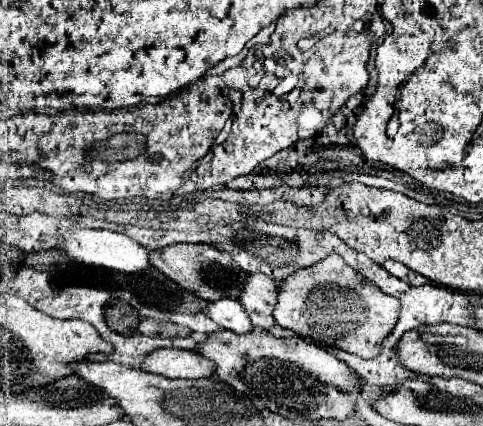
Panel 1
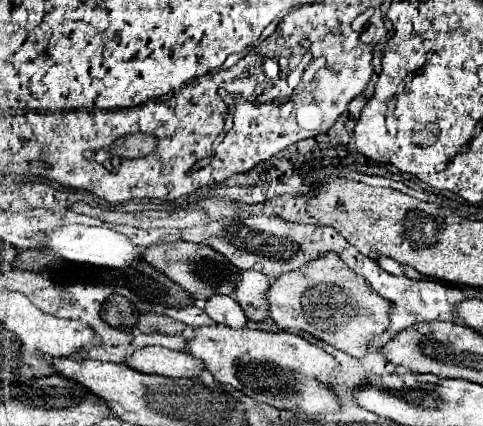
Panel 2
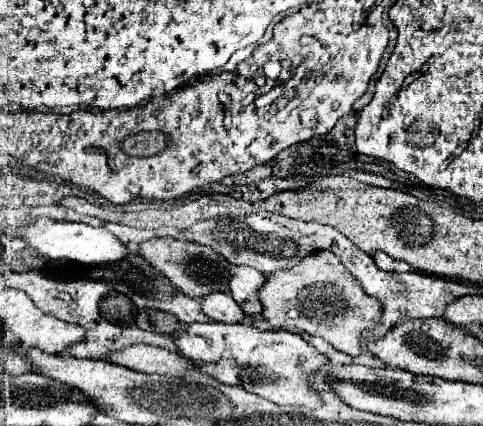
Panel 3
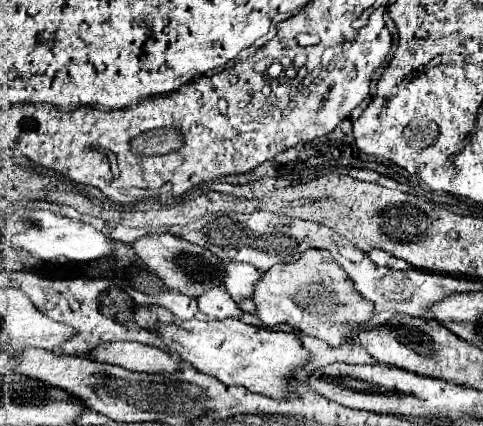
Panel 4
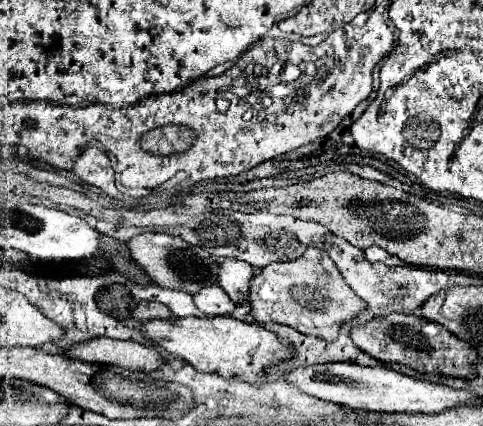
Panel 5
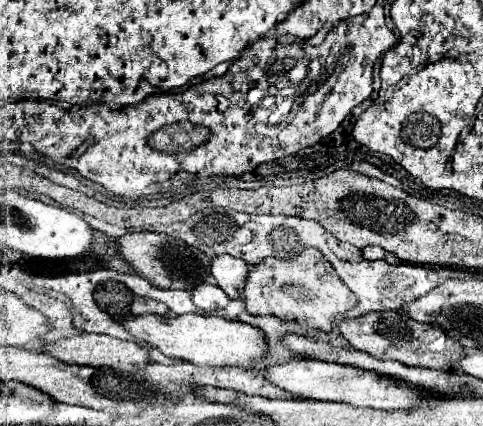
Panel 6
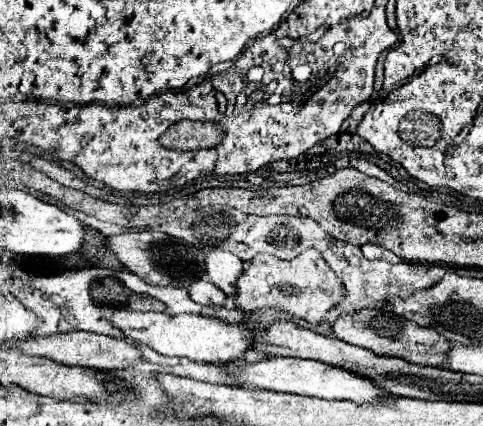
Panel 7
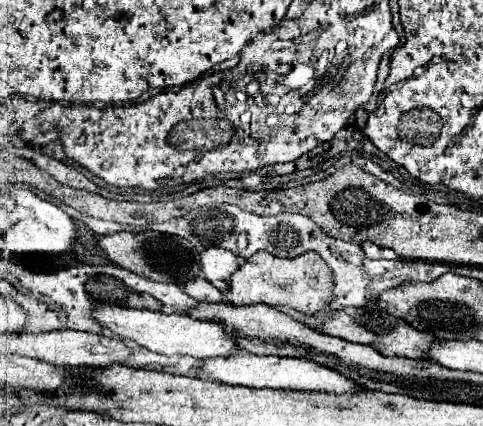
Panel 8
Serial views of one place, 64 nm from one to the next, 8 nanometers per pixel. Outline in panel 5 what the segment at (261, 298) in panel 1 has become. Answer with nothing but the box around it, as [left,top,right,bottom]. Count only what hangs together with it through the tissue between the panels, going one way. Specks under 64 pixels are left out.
[218,258,254,306]

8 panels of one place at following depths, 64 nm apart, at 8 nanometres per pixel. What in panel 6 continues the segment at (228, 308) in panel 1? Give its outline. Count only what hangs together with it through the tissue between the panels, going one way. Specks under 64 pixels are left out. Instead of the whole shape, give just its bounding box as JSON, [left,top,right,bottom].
[192,284,230,310]

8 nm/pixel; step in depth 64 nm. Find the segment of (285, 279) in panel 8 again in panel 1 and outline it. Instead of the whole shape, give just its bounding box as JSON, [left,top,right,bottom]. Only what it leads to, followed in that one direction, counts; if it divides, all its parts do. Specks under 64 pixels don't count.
[274,254,400,358]

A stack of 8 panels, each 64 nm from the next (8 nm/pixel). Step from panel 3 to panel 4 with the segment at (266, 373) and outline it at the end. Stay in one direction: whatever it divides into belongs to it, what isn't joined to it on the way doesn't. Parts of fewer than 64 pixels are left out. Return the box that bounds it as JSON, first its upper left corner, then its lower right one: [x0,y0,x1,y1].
[156,318,310,398]

